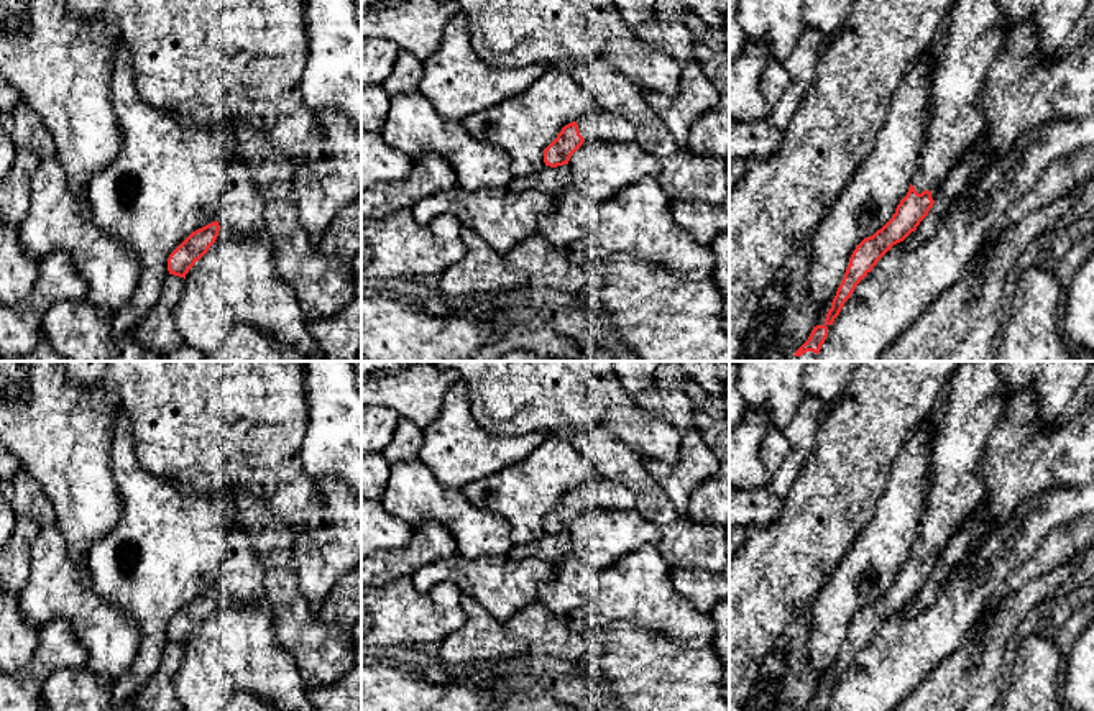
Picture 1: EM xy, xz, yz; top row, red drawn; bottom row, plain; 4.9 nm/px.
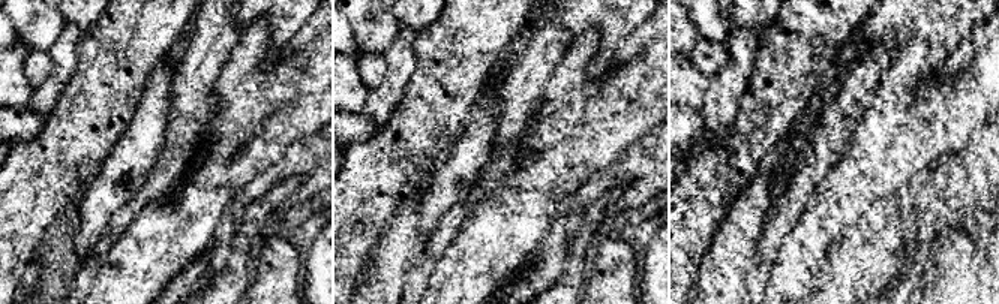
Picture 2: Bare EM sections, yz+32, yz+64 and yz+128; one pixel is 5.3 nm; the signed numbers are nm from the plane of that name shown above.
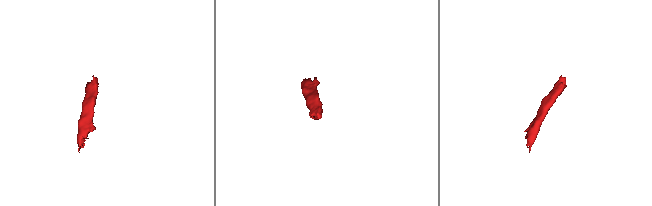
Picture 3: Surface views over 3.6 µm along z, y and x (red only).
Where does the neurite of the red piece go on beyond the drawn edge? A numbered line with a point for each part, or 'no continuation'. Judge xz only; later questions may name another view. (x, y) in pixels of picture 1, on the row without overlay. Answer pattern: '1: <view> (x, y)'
1: xz (597, 491)

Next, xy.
1: xy (242, 577)

